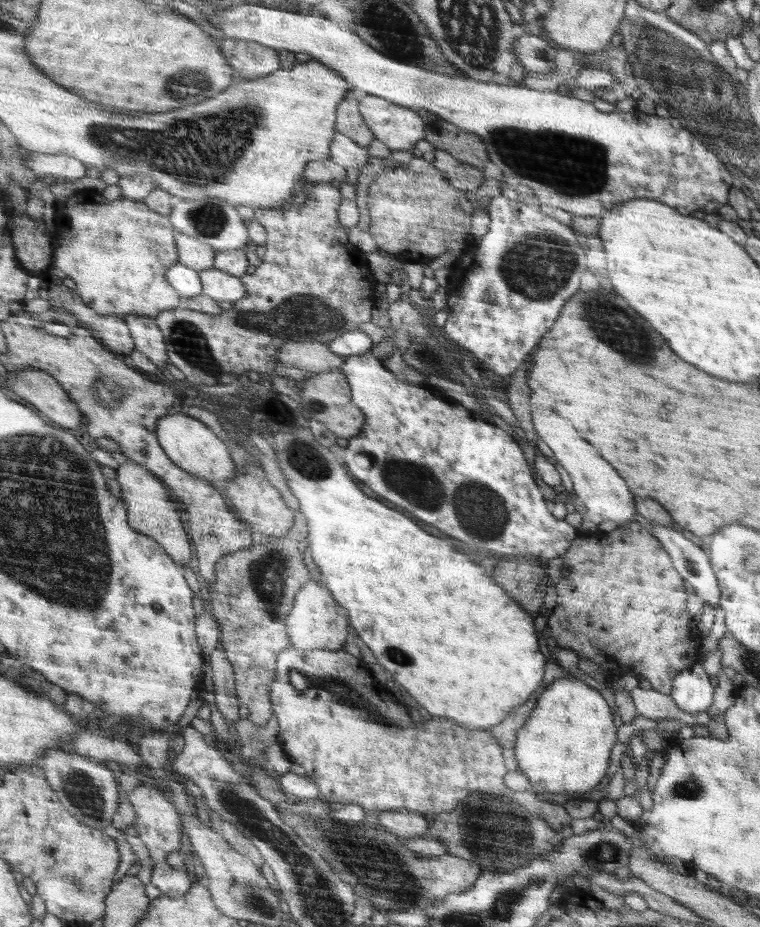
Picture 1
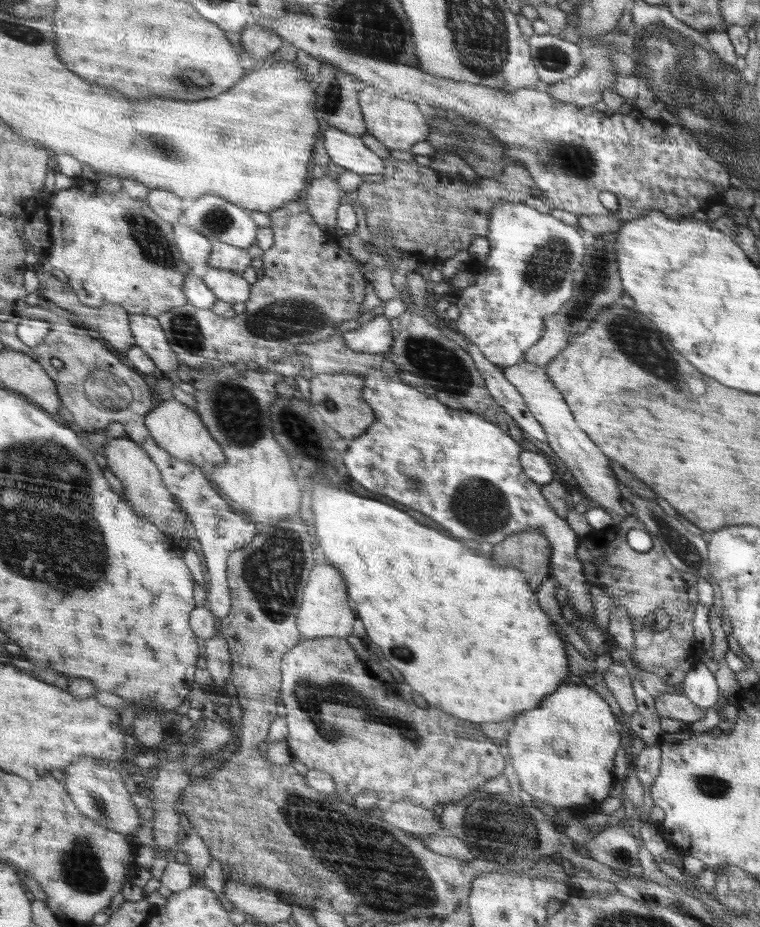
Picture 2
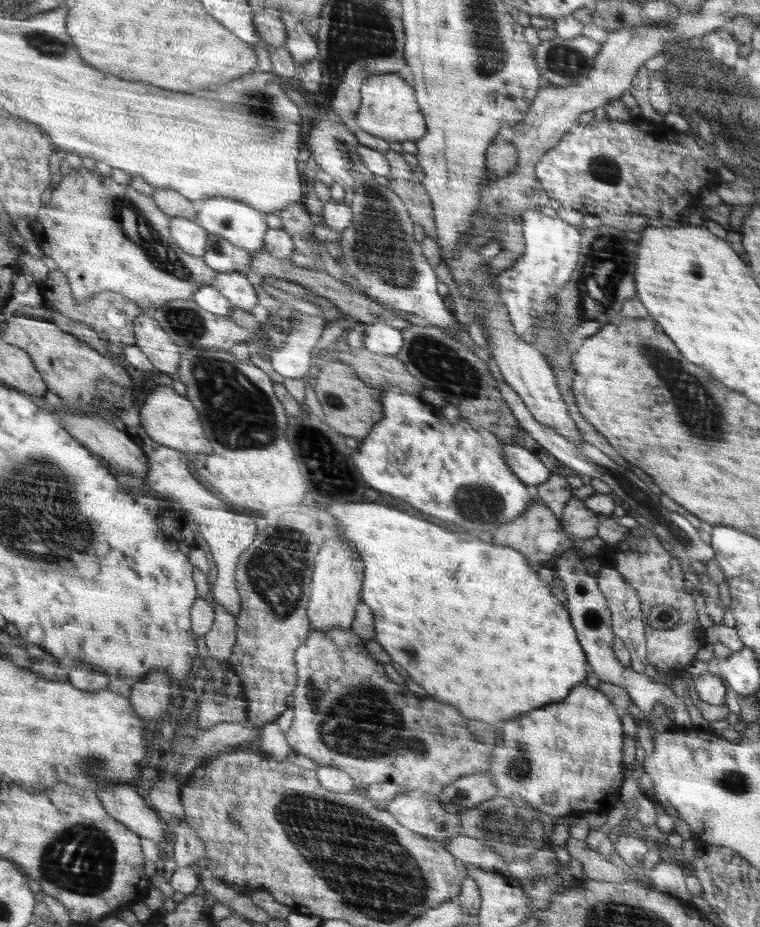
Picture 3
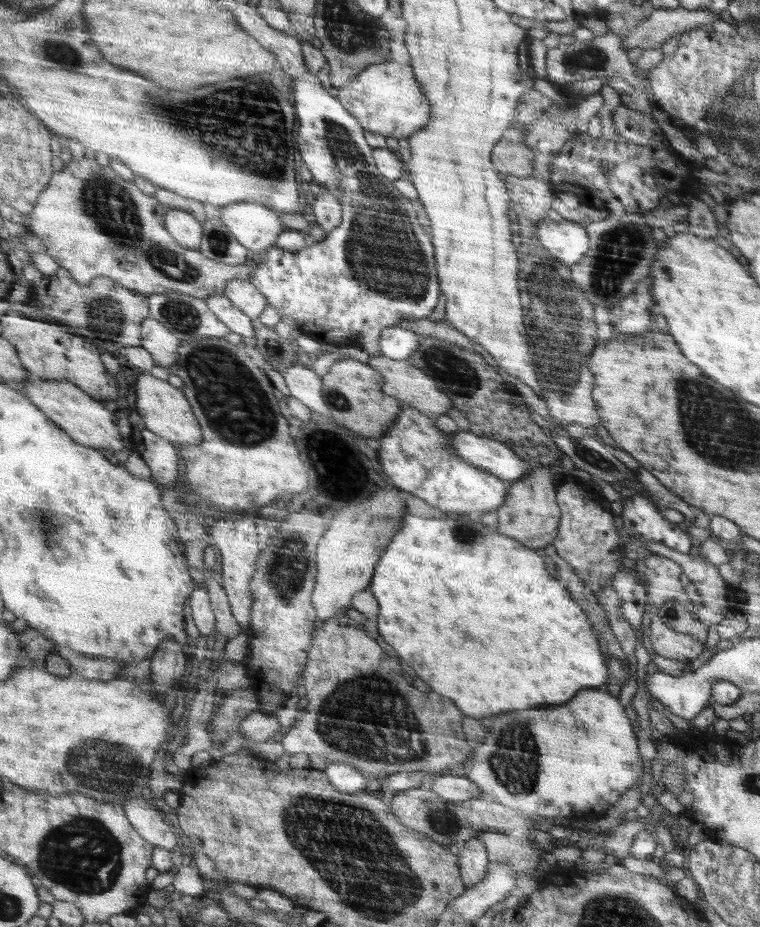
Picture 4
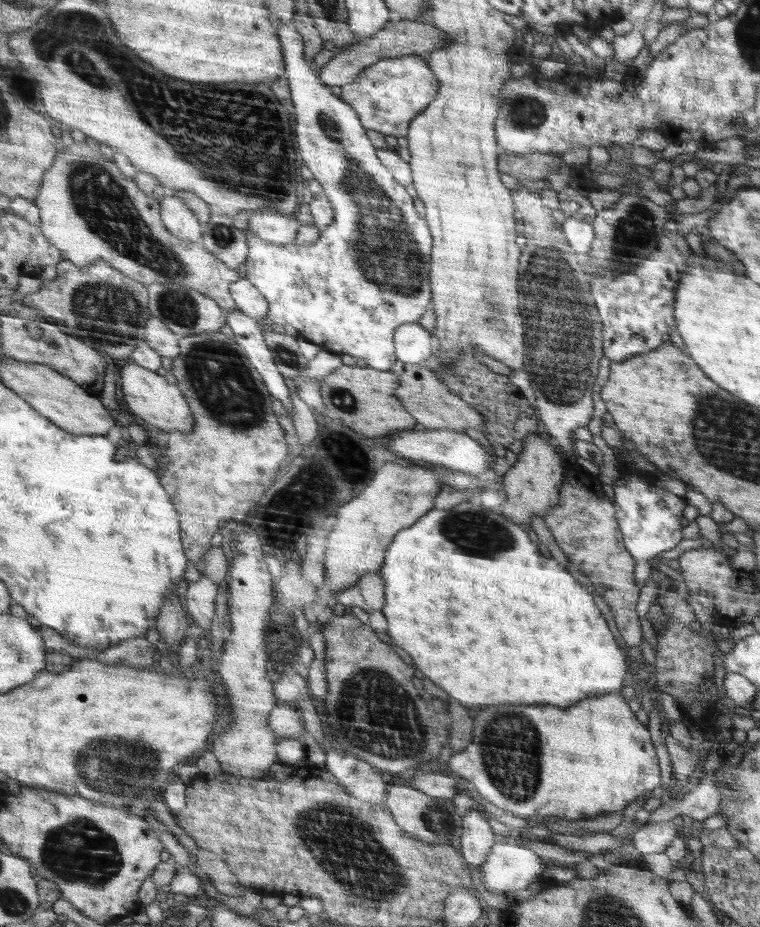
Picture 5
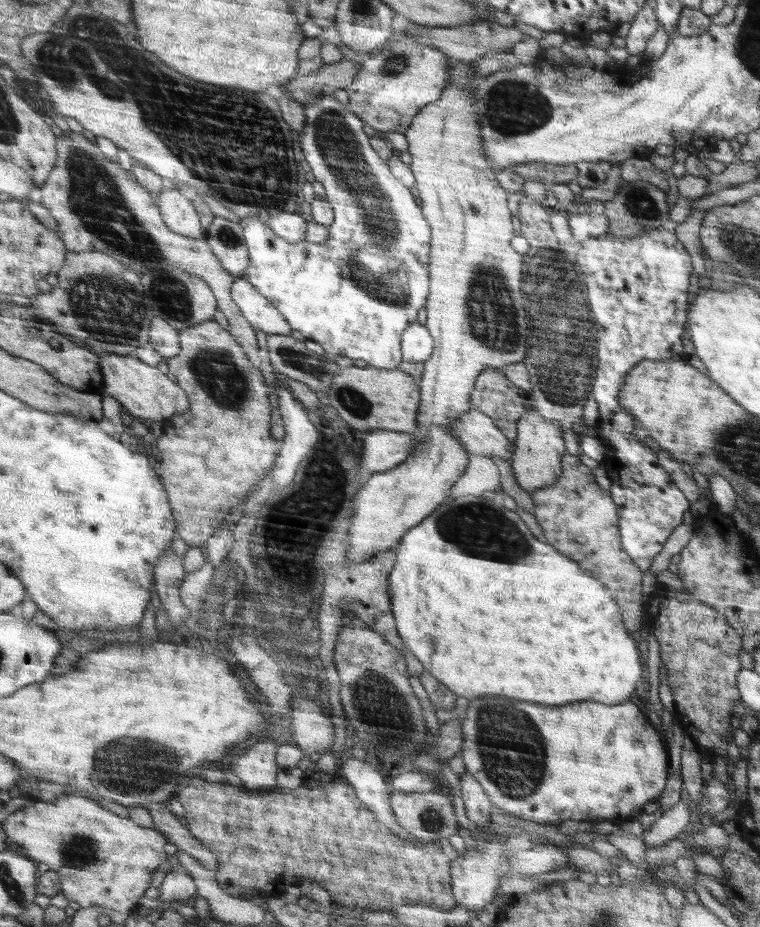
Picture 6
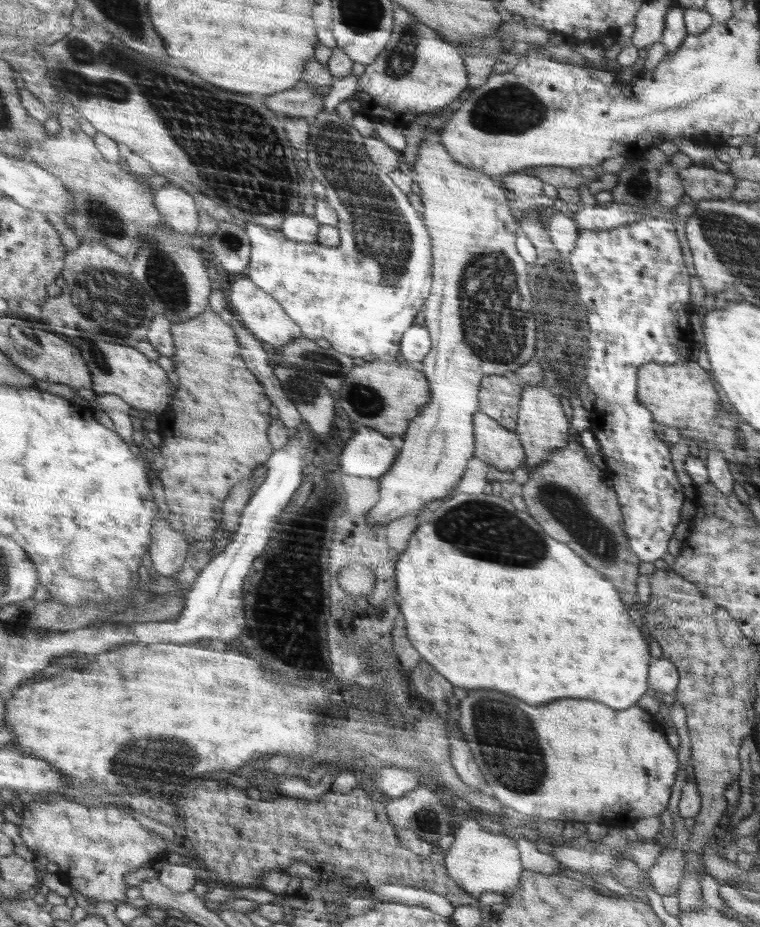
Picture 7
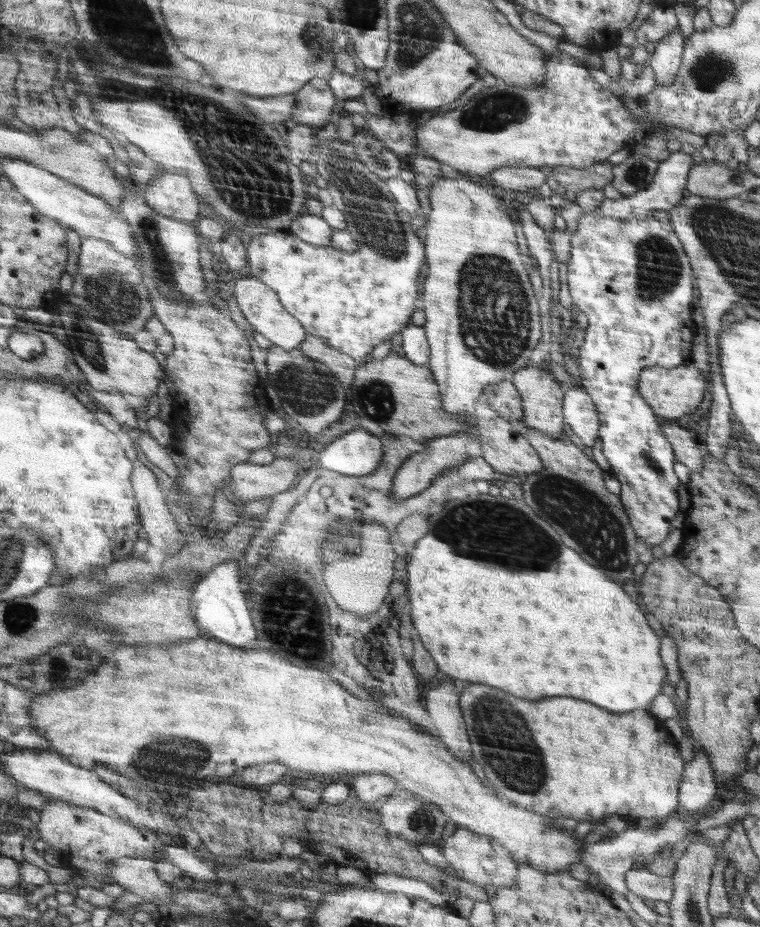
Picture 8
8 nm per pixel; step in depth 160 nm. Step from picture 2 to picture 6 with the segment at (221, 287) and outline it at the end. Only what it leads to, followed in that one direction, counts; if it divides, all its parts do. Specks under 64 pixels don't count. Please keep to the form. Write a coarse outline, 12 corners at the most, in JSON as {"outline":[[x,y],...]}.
{"outline":[[244,276],[231,296],[244,318],[267,335],[291,326]]}

